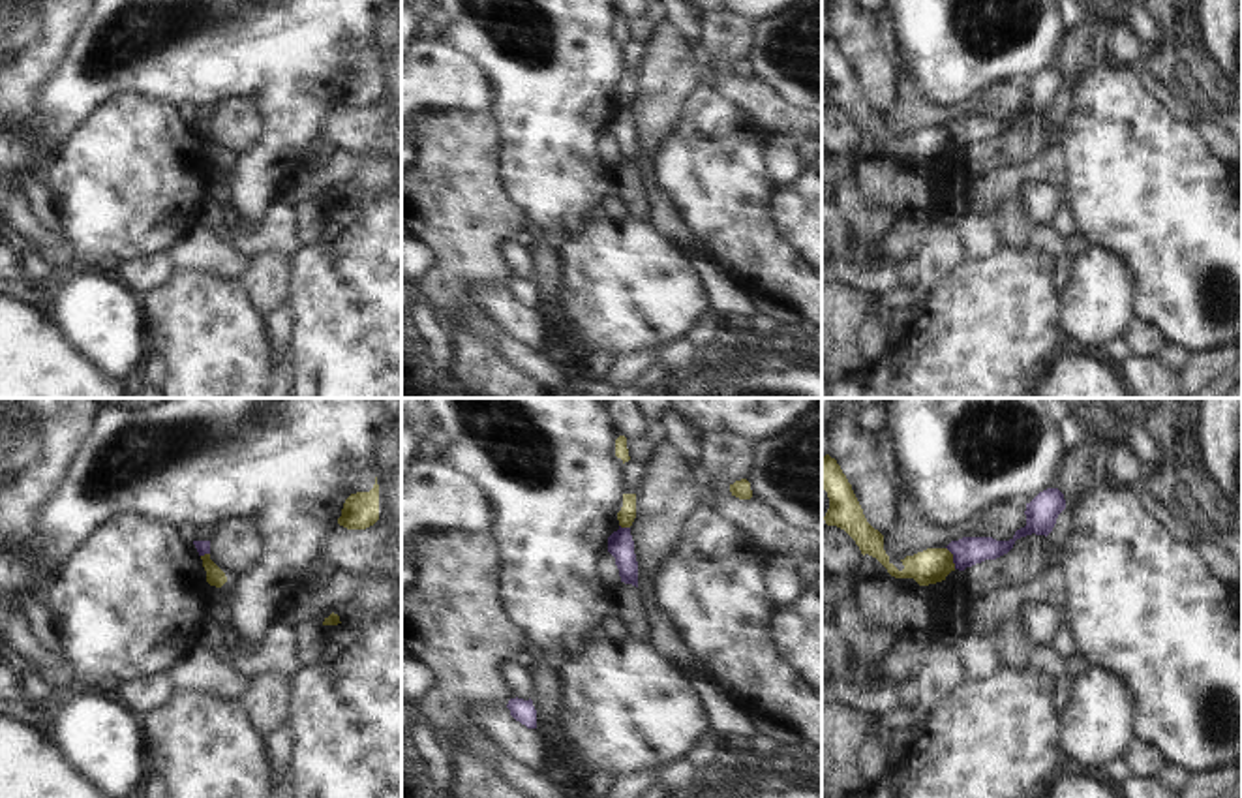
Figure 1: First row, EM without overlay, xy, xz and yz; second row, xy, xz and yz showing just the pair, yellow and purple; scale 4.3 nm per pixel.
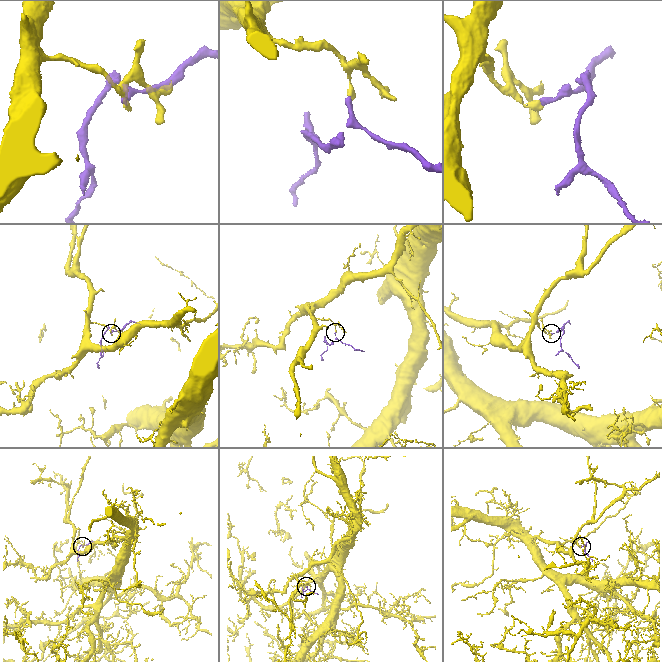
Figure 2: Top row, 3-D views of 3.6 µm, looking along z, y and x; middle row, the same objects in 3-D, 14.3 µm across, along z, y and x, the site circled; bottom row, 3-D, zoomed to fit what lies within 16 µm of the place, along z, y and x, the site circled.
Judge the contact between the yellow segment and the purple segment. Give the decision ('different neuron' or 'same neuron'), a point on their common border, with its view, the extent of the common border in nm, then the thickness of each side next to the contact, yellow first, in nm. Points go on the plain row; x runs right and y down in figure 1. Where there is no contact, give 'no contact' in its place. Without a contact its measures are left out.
different neuron | yz (952, 138) | 100 nm | 150/130 nm

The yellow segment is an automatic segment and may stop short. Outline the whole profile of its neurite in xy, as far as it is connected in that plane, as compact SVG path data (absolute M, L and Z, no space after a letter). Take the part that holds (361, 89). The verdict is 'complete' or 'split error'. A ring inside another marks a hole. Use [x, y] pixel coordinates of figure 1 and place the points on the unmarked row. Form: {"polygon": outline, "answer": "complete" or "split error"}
{"polygon": "M375 56L375 64L370 71L351 73L341 88L341 96L338 103L347 109L366 109L379 100L379 64Z", "answer": "complete"}

